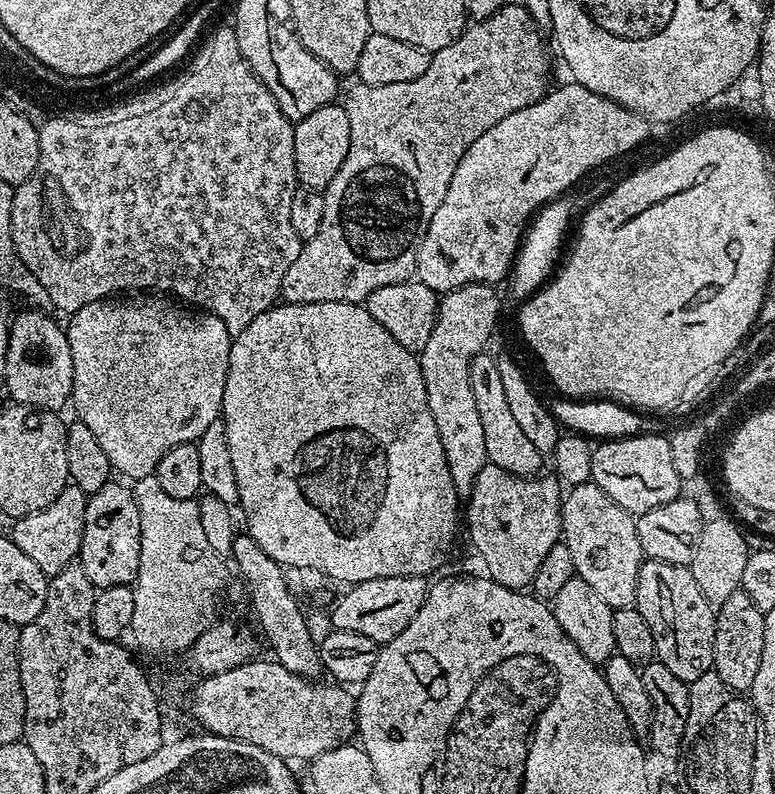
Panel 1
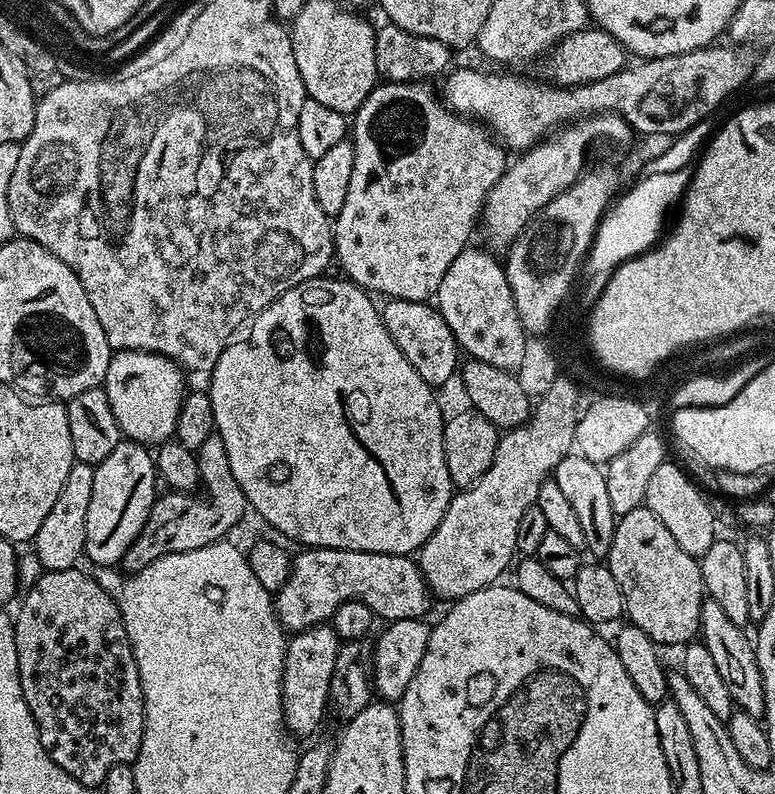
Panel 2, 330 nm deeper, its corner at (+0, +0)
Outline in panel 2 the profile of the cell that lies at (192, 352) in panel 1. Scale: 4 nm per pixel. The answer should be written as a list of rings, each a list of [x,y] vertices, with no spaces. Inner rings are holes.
[[[113,351],[102,387],[110,398],[110,410],[114,410],[114,418],[118,422],[120,431],[127,439],[135,440],[136,443],[145,446],[159,446],[175,437],[178,414],[186,395],[183,375],[185,376],[185,373],[180,365],[156,352]]]

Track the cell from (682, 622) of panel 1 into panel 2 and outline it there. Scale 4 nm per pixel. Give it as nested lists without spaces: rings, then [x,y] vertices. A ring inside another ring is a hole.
[[[643,506],[630,510],[630,514],[619,517],[614,530],[614,542],[610,544],[610,554],[606,558],[610,574],[618,581],[618,590],[622,590],[624,611],[627,619],[638,630],[645,632],[658,646],[677,644],[683,646],[697,639],[700,630],[700,611],[706,599],[700,561],[686,554],[678,541],[674,539],[666,525]]]

